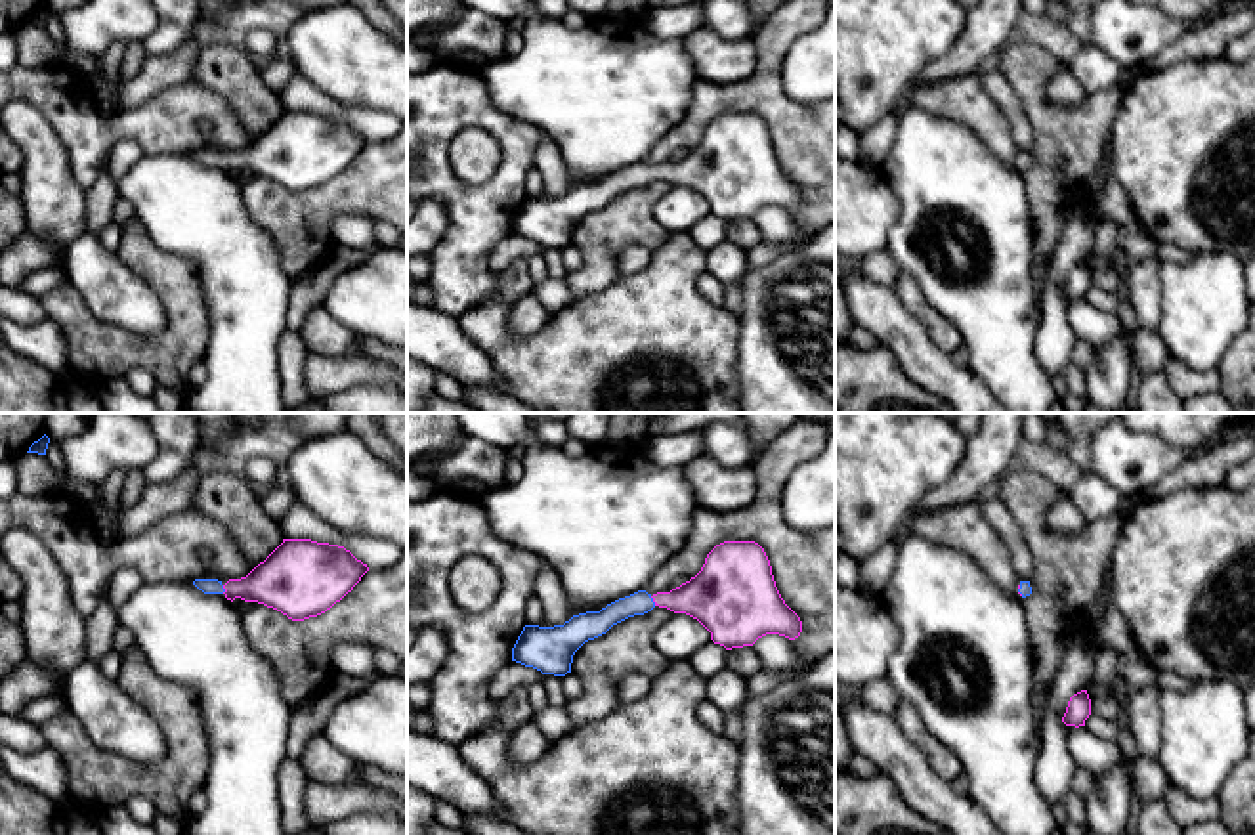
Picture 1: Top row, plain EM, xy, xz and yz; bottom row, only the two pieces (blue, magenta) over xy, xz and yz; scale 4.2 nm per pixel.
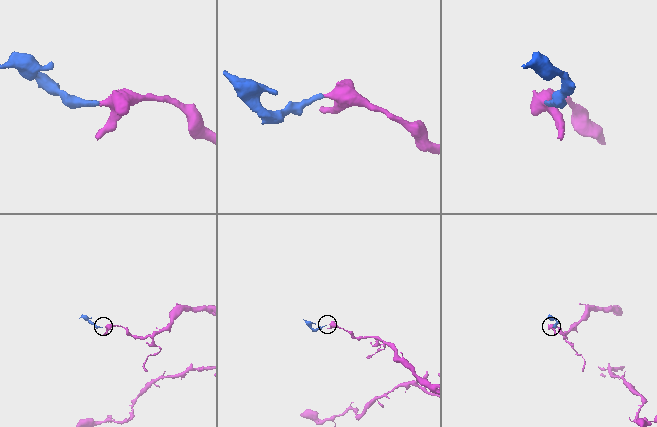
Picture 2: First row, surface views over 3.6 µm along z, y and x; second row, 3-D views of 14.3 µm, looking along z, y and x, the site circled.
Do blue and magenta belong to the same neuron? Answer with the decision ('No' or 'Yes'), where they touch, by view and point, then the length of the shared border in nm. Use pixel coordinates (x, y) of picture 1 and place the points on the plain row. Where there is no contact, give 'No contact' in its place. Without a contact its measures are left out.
Yes. Touches blue at xy (224, 161). Shared border 40 nm

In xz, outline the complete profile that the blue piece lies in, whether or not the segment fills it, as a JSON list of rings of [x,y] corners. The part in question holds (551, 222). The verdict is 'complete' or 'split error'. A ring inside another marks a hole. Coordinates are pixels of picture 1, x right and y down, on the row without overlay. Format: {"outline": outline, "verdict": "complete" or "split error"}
{"outline": [[[724,113],[707,126],[695,149],[670,164],[651,168],[638,162],[600,183],[573,187],[564,197],[525,197],[512,220],[512,233],[565,248],[585,214],[655,178],[697,191],[711,212],[726,222],[753,218],[766,206],[795,212],[802,204],[800,189],[776,159],[764,120],[755,113]]], "verdict": "split error"}

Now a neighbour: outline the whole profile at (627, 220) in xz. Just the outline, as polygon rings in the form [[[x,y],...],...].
[[[655,178],[644,187],[613,197],[575,224],[571,245],[581,252],[583,264],[565,277],[575,300],[613,285],[621,277],[619,256],[628,246],[655,252],[670,237],[655,220],[653,208],[672,185]]]

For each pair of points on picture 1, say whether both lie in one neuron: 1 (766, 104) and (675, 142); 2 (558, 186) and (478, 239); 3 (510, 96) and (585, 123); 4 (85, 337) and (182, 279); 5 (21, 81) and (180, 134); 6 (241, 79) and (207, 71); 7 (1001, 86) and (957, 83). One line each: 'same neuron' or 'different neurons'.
1: same neuron
2: different neurons
3: same neuron
4: same neuron
5: same neuron
6: same neuron
7: different neurons

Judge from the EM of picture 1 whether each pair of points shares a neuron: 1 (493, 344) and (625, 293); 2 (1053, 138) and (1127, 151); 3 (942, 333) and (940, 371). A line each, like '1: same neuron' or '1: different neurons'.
1: same neuron
2: different neurons
3: different neurons

